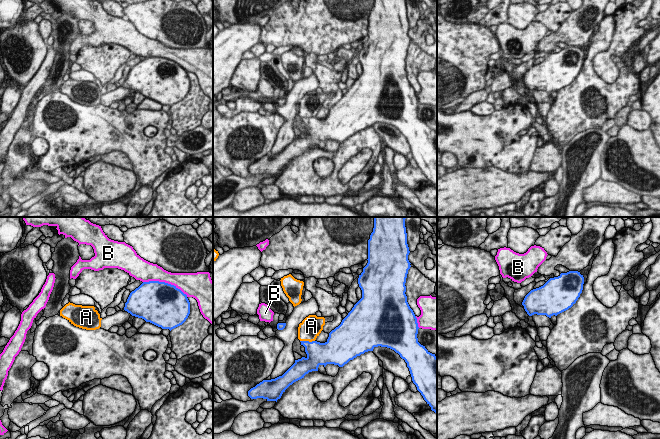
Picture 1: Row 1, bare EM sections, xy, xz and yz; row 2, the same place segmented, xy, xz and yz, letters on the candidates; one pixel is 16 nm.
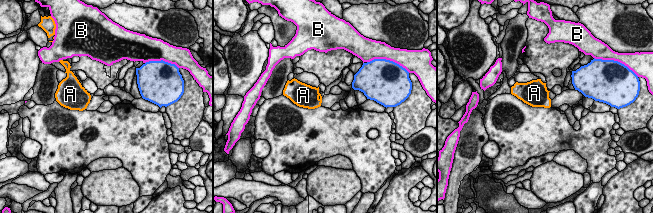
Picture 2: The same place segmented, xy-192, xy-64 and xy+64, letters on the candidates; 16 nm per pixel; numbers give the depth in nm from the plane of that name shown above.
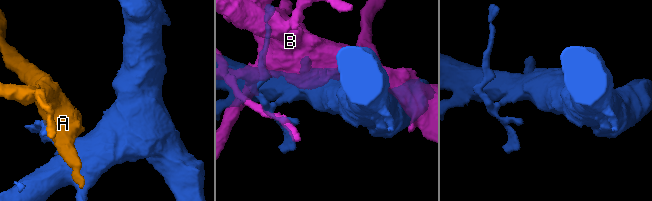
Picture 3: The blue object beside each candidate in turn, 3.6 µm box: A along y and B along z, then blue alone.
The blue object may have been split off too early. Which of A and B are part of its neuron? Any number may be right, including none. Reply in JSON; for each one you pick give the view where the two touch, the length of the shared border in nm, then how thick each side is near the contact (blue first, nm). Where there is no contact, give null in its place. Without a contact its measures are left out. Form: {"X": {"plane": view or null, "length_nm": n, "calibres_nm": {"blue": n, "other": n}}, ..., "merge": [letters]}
{"merge": []}

